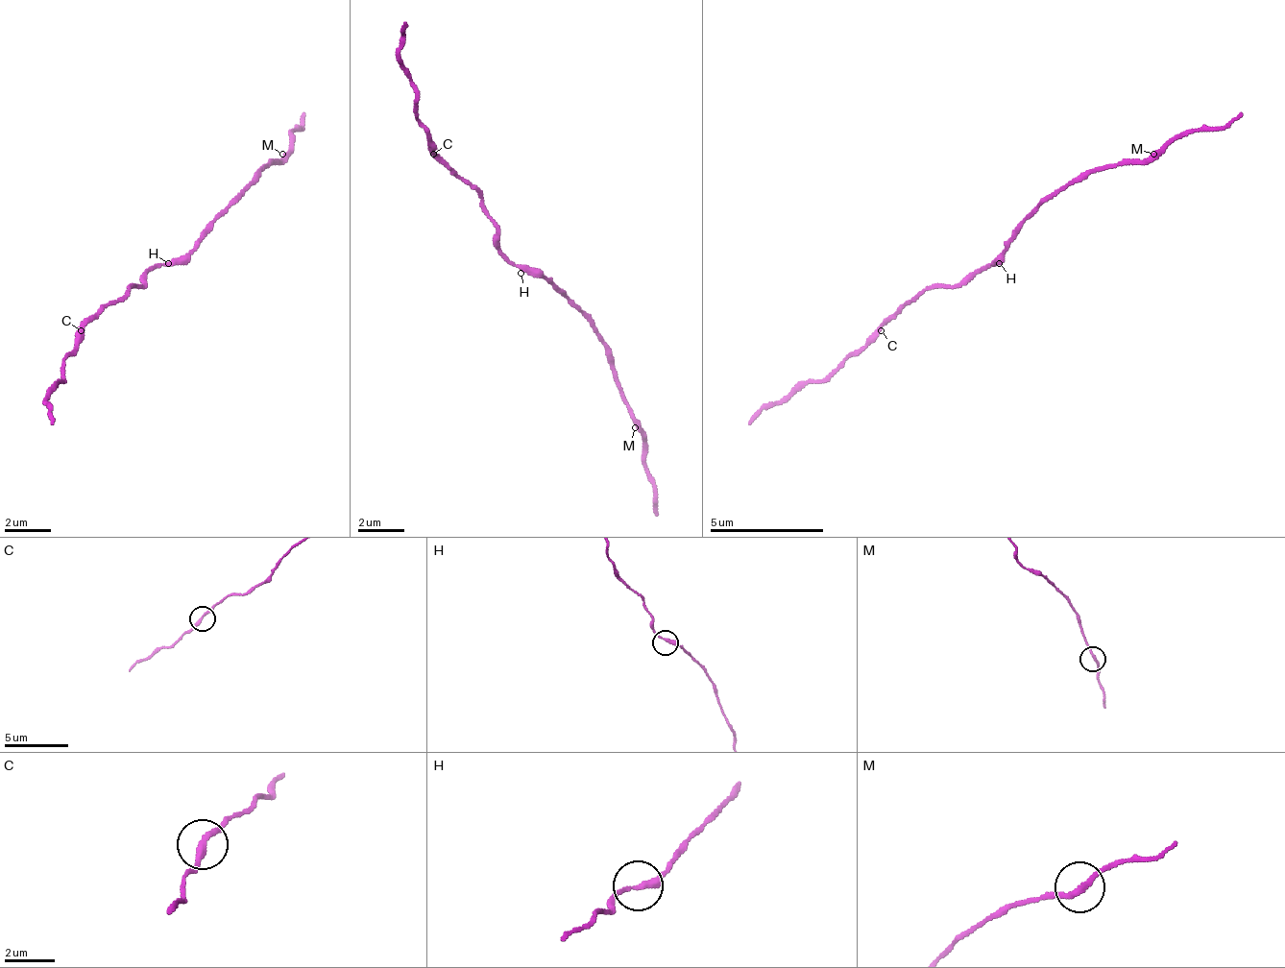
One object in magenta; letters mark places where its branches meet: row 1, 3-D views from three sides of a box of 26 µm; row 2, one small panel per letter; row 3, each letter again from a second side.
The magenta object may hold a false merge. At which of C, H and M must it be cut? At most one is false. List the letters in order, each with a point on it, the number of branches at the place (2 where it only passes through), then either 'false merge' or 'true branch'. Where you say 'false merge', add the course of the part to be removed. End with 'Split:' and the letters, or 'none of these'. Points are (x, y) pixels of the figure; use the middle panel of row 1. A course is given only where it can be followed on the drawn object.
C: place (433, 154); branches 2; true branch
H: place (521, 273); branches 2; true branch
M: place (635, 427); branches 2; true branch
Split: none of these

